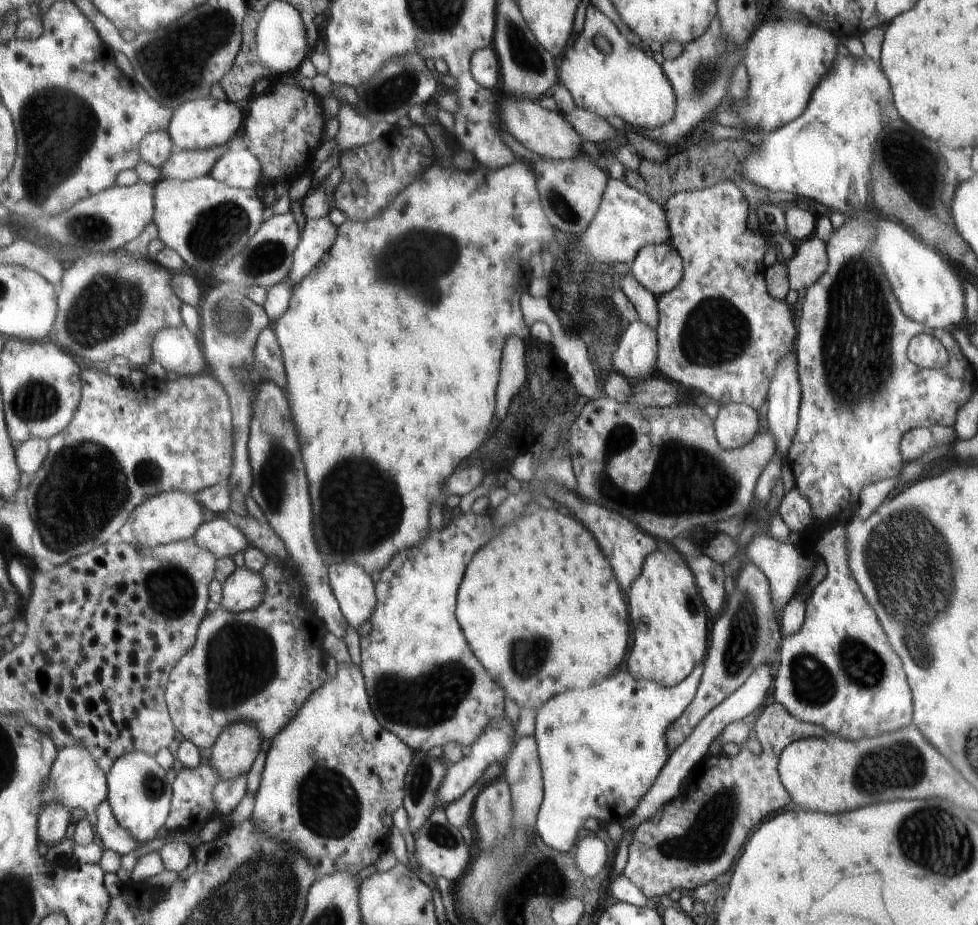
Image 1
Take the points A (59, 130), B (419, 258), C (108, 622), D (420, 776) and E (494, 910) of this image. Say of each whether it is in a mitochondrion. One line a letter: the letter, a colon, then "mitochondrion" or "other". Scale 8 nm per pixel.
A: mitochondrion
B: mitochondrion
C: other
D: mitochondrion
E: other

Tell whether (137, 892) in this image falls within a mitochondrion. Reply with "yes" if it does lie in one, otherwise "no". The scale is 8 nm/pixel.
no

